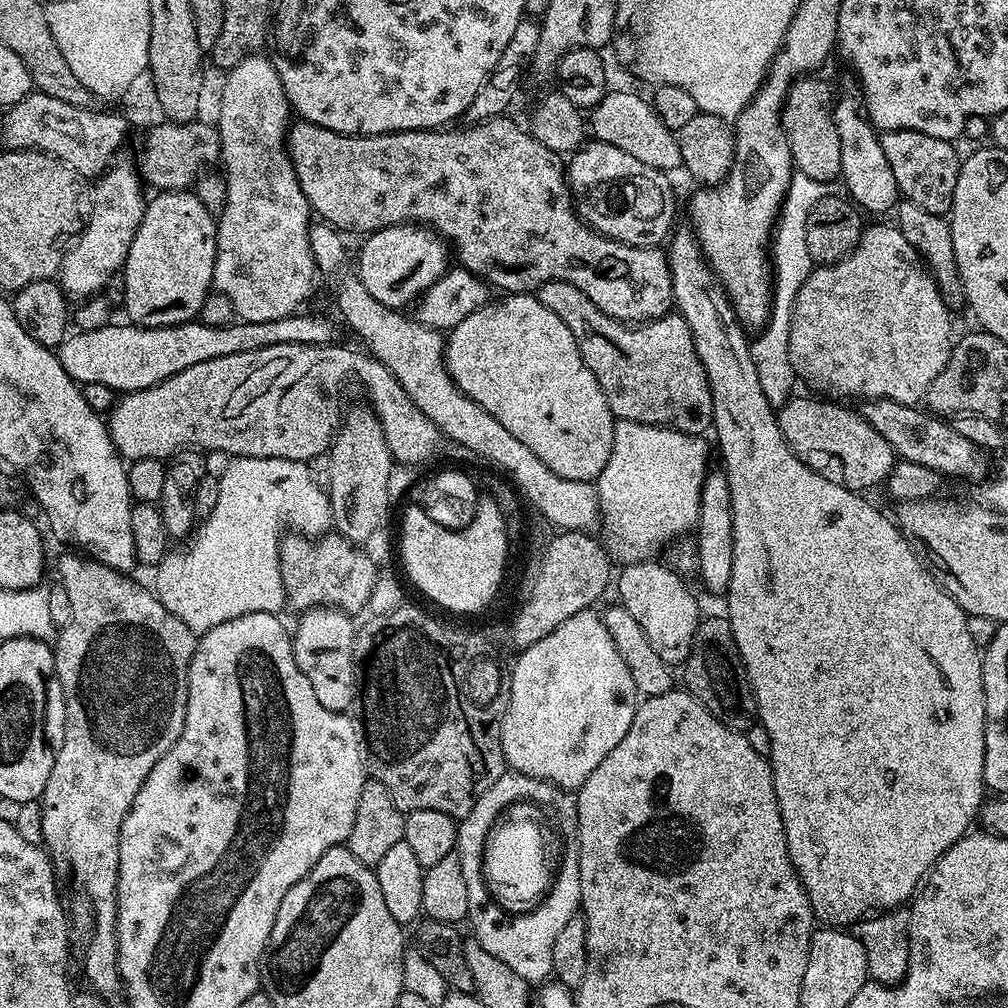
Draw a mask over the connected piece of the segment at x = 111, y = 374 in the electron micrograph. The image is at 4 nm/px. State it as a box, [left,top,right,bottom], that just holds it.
[56,312,334,394]

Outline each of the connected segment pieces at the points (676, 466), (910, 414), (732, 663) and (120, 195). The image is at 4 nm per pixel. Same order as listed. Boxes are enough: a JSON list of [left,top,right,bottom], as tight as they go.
[[594,420,710,565],[858,400,989,481],[682,615,757,733],[58,162,146,298]]

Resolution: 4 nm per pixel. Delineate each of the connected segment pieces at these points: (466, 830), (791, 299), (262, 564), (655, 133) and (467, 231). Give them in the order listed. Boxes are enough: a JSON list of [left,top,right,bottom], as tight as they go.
[[456,770,582,986],[751,171,830,408],[154,456,334,634],[590,90,682,174],[288,115,674,324]]

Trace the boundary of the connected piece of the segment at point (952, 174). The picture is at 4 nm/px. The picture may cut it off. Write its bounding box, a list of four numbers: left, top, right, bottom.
[880,130,961,217]

